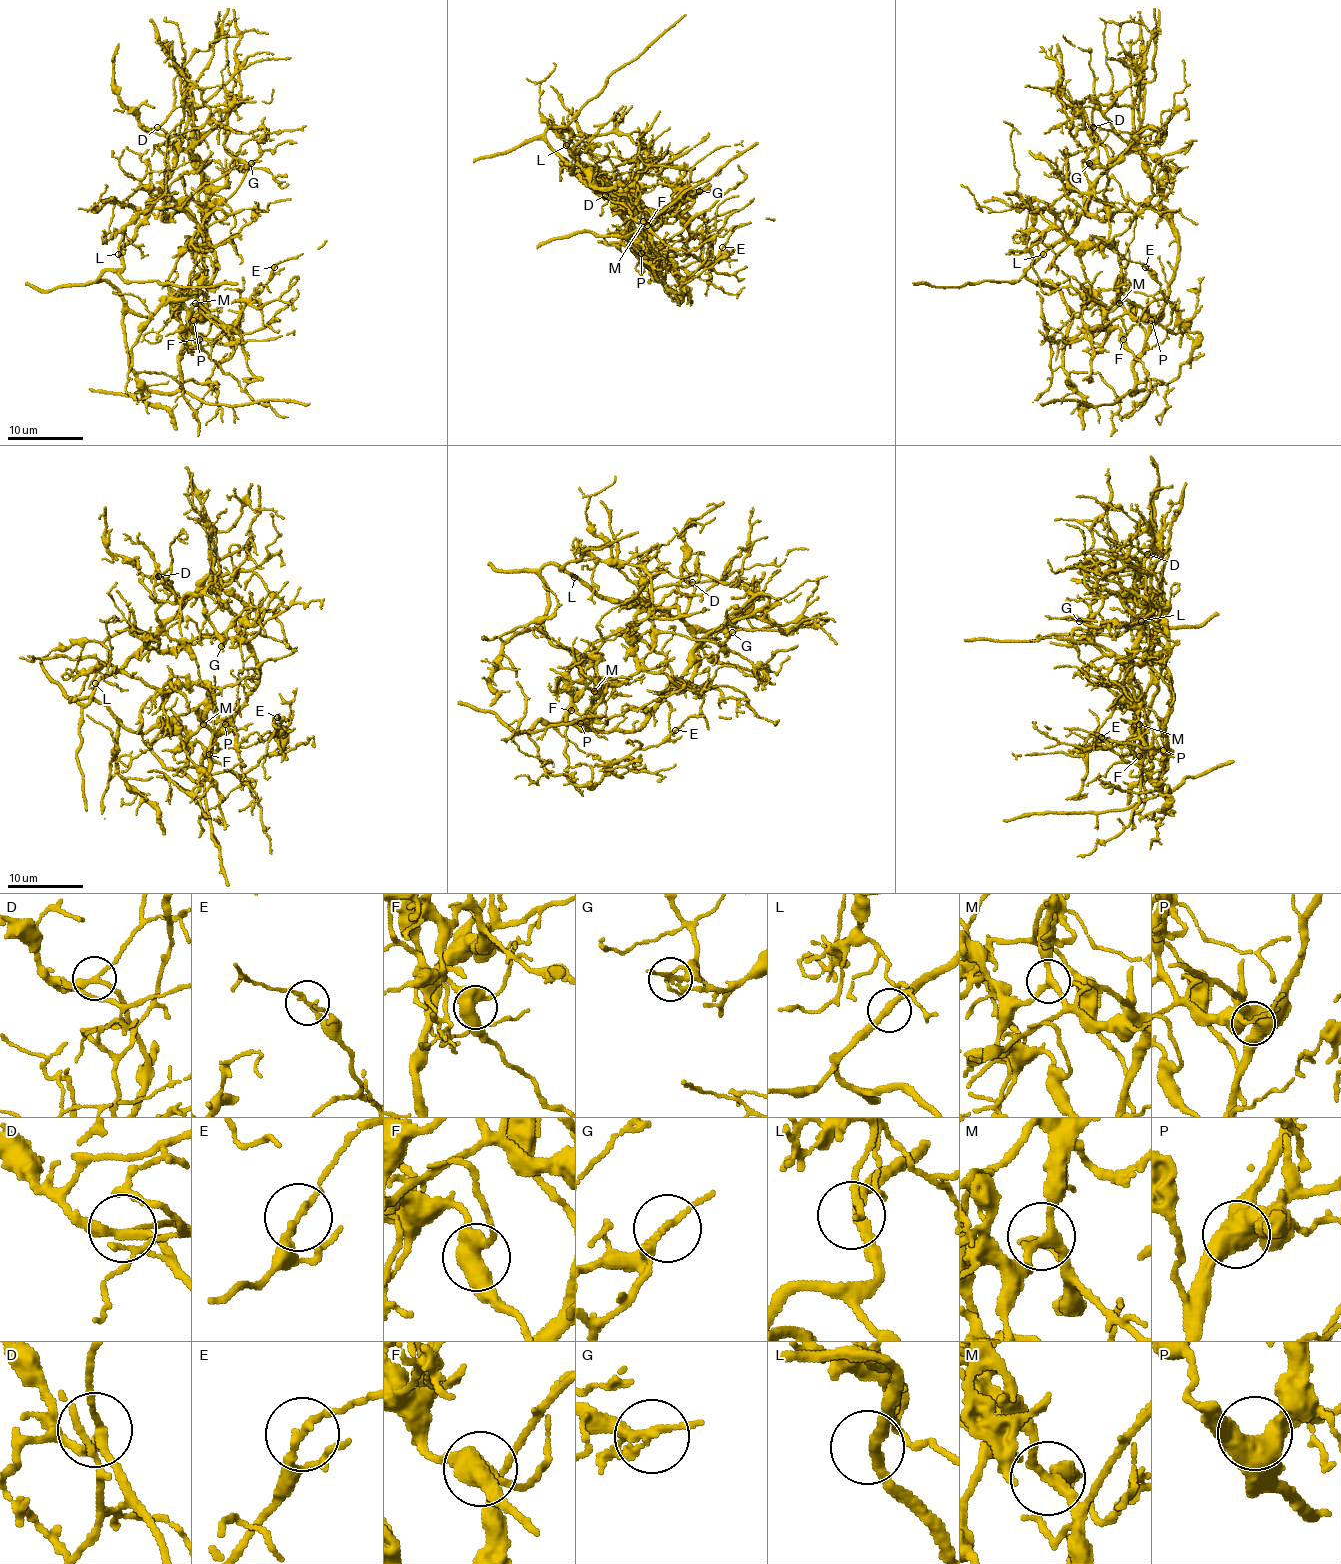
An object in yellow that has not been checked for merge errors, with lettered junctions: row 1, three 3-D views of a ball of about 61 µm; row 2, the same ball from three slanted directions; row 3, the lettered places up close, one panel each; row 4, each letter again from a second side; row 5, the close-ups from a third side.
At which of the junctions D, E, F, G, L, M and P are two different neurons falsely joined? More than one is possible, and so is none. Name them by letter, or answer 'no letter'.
G

